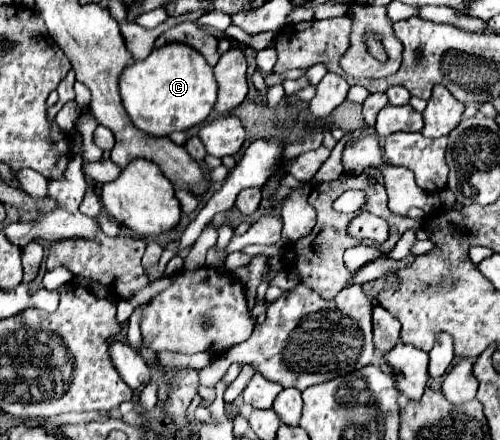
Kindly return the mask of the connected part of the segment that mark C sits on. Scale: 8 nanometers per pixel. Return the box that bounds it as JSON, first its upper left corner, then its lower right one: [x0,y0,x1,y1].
[119,43,217,137]

